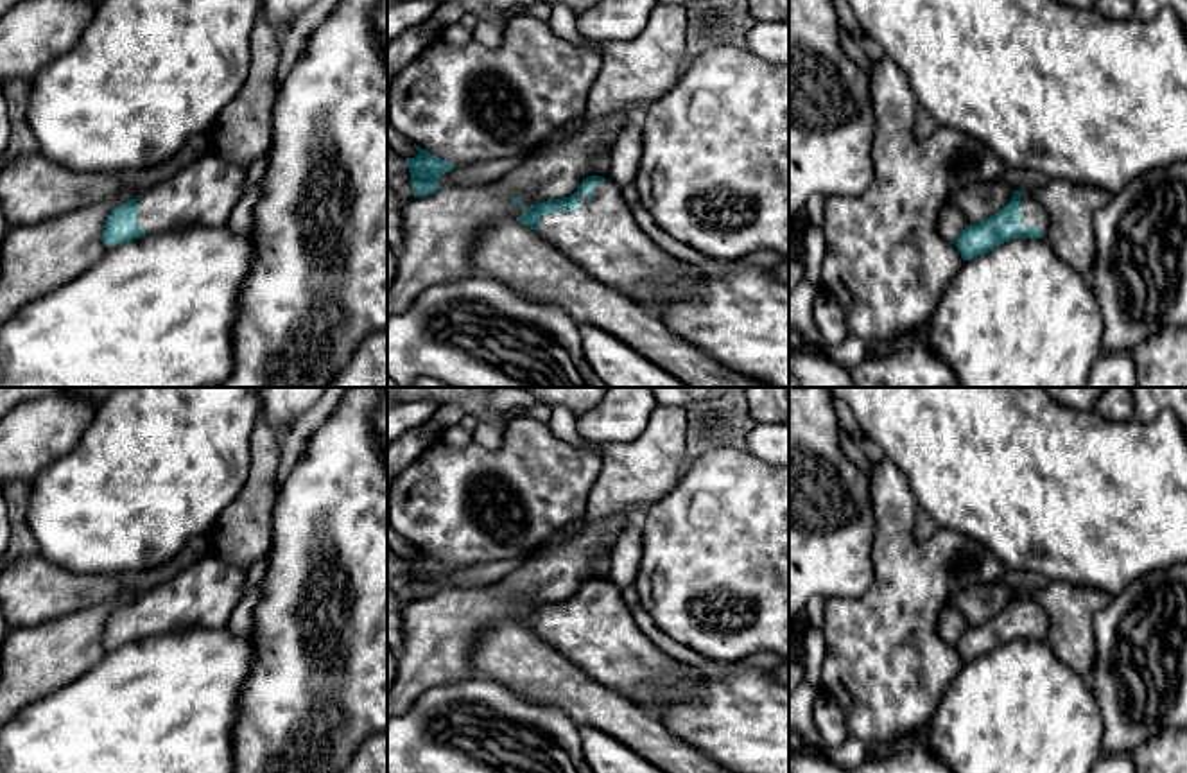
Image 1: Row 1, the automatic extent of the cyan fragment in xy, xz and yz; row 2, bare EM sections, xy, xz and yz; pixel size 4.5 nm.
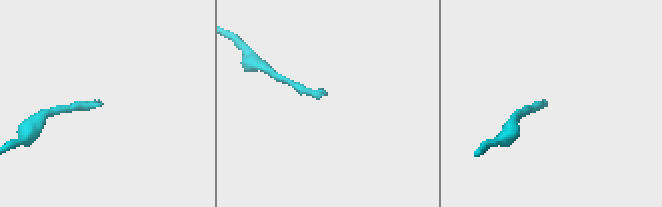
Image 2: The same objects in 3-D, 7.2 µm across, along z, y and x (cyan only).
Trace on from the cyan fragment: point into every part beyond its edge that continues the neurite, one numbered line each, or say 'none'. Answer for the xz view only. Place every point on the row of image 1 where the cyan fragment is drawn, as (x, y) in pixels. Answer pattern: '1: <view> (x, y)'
1: xz (603, 237)

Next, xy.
1: xy (203, 194)

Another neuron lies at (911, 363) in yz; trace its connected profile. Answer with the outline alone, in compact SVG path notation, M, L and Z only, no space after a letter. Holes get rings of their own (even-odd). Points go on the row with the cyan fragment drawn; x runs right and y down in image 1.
M927 321L889 337L893 350L888 355L868 355L852 366L848 371L855 386L957 387L952 368L929 348L922 335Z

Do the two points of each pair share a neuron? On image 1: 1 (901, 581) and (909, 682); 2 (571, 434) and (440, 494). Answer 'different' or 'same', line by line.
1: same
2: different

